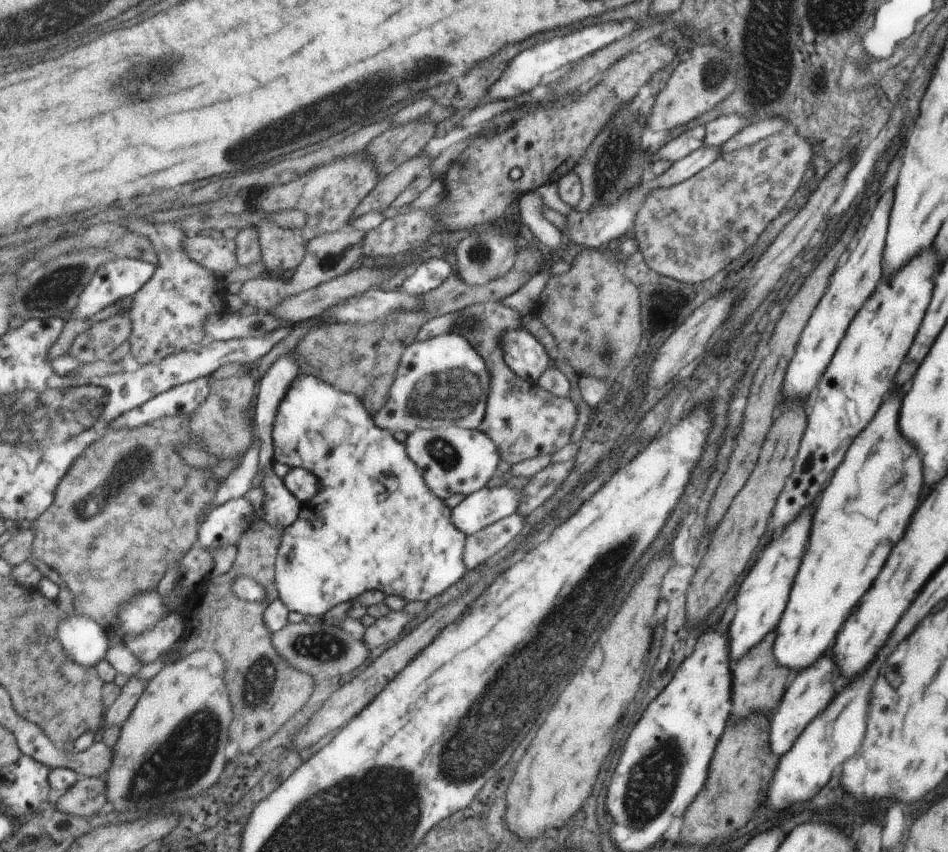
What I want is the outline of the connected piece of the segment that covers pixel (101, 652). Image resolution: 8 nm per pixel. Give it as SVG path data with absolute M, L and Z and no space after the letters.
M73 613L60 622L58 636L63 648L75 662L90 667L99 664L107 654L110 643L107 631L95 620Z

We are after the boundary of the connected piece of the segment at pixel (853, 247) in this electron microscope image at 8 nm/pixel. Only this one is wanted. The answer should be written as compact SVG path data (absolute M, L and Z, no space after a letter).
M891 188L880 194L877 200L873 200L871 209L864 216L863 223L855 240L849 246L850 252L847 260L845 260L843 266L839 266L839 268L832 272L832 280L829 280L827 290L825 290L824 295L821 296L819 302L816 304L815 310L809 315L807 326L800 332L799 342L796 344L792 360L788 364L787 374L784 376L783 388L779 400L783 400L783 398L807 398L807 396L811 395L815 383L819 380L827 364L829 364L831 355L835 352L839 340L841 340L847 325L851 322L851 318L855 316L855 312L859 310L863 302L870 297L875 285L883 278L883 252L885 250L883 242L887 242L887 236L885 236L887 232L885 230L887 230L887 218L889 218L889 210L891 210L891 200L893 200L893 190Z

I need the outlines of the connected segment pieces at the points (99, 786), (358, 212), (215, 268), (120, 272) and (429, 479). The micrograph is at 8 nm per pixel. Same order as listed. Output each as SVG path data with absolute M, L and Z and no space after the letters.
M85 777L78 780L62 797L61 812L80 817L91 816L107 804L108 784L99 777Z
M419 154L414 159L402 164L397 170L393 171L383 179L368 195L363 204L360 204L352 214L350 222L355 218L361 218L367 212L385 212L387 208L397 200L397 196L409 188L409 184L417 176L426 173L426 164L428 157L425 154Z
M195 236L186 238L184 249L189 256L213 272L227 274L241 266L235 247L235 240L227 237L211 238Z
M121 258L101 265L96 275L92 278L91 284L80 294L78 307L70 315L70 319L87 318L97 314L99 310L107 308L109 304L133 296L138 290L141 290L155 274L156 264L146 262L140 259Z
M455 425L419 428L408 434L405 443L408 455L424 472L425 484L441 500L453 494L471 495L475 490L483 488L499 464L497 447L478 429L462 429Z

